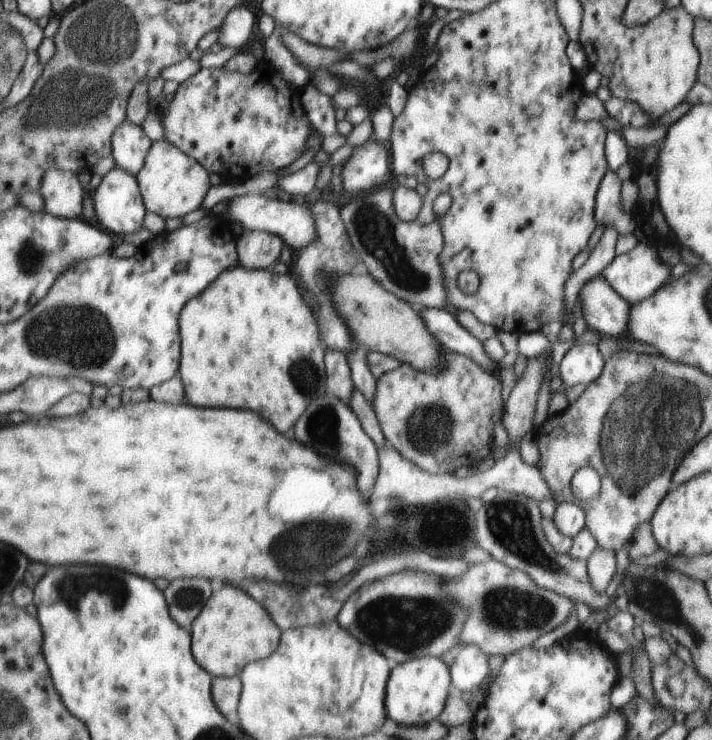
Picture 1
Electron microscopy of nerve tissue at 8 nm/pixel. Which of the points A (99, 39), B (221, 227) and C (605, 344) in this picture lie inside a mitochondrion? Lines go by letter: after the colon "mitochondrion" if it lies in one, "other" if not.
A: mitochondrion
B: other
C: other

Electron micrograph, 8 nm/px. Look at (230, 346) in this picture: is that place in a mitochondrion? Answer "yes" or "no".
no

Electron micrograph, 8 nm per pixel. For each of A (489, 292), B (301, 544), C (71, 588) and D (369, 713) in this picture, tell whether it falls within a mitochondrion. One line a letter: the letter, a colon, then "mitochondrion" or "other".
A: other
B: mitochondrion
C: mitochondrion
D: other

